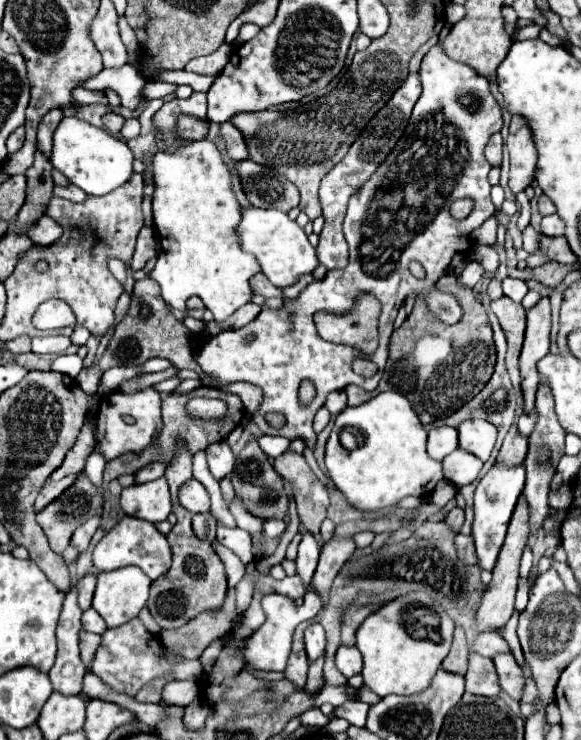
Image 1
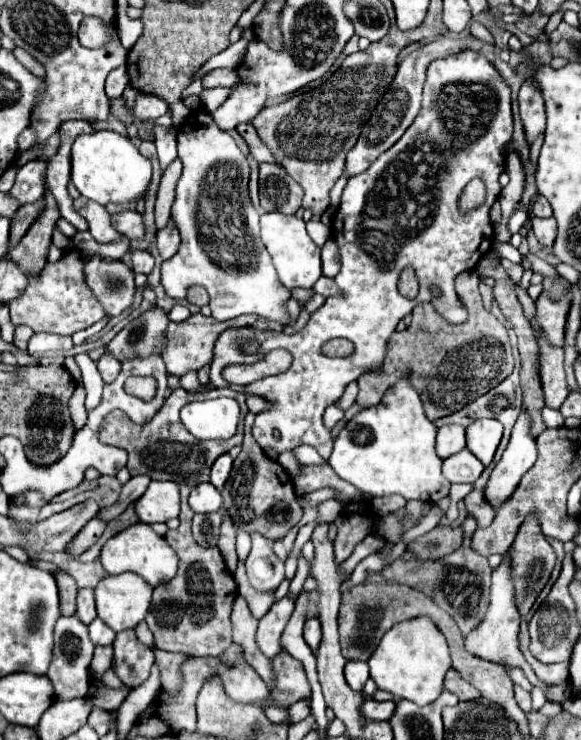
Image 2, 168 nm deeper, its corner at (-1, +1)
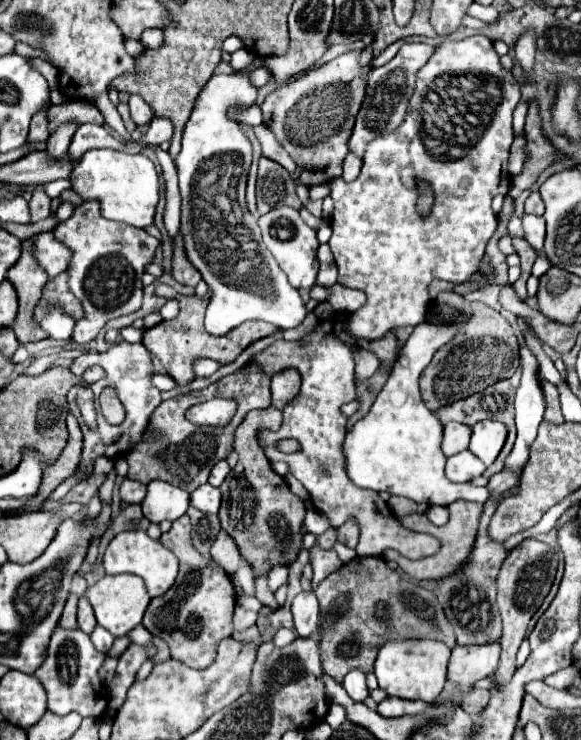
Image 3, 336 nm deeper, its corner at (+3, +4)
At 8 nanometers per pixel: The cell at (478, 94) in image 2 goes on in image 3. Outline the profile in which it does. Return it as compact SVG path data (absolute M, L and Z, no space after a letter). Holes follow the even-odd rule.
M470 36L470 38L464 38L464 40L460 40L460 42L444 40L444 42L436 48L434 56L432 56L432 58L430 58L430 60L418 70L416 90L414 90L414 96L412 96L412 100L410 100L410 104L408 104L408 114L406 114L404 124L402 124L400 128L396 128L392 134L382 136L382 138L376 138L374 142L368 144L366 154L364 154L362 172L360 172L360 176L358 176L354 182L348 182L348 184L346 184L342 178L338 178L338 180L332 180L332 182L328 184L328 186L330 186L330 196L332 196L332 200L334 200L334 214L332 214L332 230L334 230L334 232L332 232L332 238L330 238L330 248L332 248L332 254L334 254L334 260L336 260L336 266L338 266L338 284L342 284L342 286L346 286L346 288L354 288L354 290L364 292L364 294L366 294L366 304L364 304L362 308L358 308L356 312L350 312L350 314L340 314L340 312L338 312L338 314L332 314L332 316L320 320L318 326L316 326L312 332L308 332L304 338L300 338L300 340L296 340L296 342L276 340L276 342L274 342L272 346L268 346L266 350L254 354L252 360L250 360L250 364L258 366L260 372L266 374L268 378L272 378L276 372L282 372L282 370L288 370L288 368L294 368L294 370L300 372L300 376L302 376L302 388L300 388L300 392L296 394L296 398L292 398L292 400L284 406L284 410L282 410L284 420L282 420L280 430L278 430L278 432L272 432L272 430L262 430L262 432L258 432L258 442L262 444L264 454L268 456L268 460L272 460L272 462L276 462L276 460L284 460L284 462L290 464L290 474L296 476L296 480L308 490L312 504L314 504L322 514L326 514L326 518L330 520L332 528L342 526L348 518L354 518L354 520L358 522L358 526L360 526L360 542L358 542L358 546L356 546L358 556L380 556L380 552L384 552L384 550L388 550L388 548L394 548L394 550L398 550L402 556L406 556L406 558L410 558L410 560L418 560L418 558L426 558L426 556L438 552L438 548L440 548L440 540L438 540L438 538L434 538L434 536L430 536L430 534L420 534L420 532L412 532L412 530L402 528L402 526L398 524L398 520L394 518L394 514L390 512L388 504L378 496L378 492L374 492L374 490L362 490L362 488L354 486L354 484L348 480L348 476L346 476L346 472L344 472L344 464L342 464L342 436L346 434L346 428L344 428L344 426L346 426L346 418L340 414L340 406L346 404L346 402L352 402L352 400L356 398L354 354L356 354L356 348L358 348L358 344L356 344L358 340L378 340L378 338L386 336L386 332L392 330L392 328L400 328L400 326L418 326L418 324L422 324L424 318L426 318L426 312L428 312L426 306L430 304L430 300L428 300L428 286L430 286L430 282L432 282L434 278L438 278L438 280L448 280L448 282L466 282L466 280L470 278L470 274L474 274L474 272L478 270L478 262L480 262L480 258L482 258L482 254L484 254L484 250L486 250L486 244L488 244L488 240L492 238L492 234L496 232L496 226L498 226L498 220L496 220L496 214L494 214L492 208L490 208L490 202L492 202L492 198L494 198L496 194L506 194L506 190L508 190L508 186L510 186L510 176L508 176L508 172L506 172L506 162L508 162L508 152L510 152L512 140L514 140L514 134L512 134L512 112L514 112L514 108L516 108L518 102L520 102L520 86L518 86L518 82L514 80L512 72L510 72L510 76L508 76L508 72L502 68L502 64L500 64L500 56L496 56L494 46L492 46L492 42L490 42L486 36ZM420 184L430 186L432 192L434 192L434 204L432 204L432 208L430 208L430 214L426 214L426 216L418 214L418 210L416 210L416 202L418 202L418 196L420 196ZM280 438L296 438L298 444L300 444L300 450L294 452L294 454L282 454L282 452L278 452L278 450L274 448L274 442L280 440Z

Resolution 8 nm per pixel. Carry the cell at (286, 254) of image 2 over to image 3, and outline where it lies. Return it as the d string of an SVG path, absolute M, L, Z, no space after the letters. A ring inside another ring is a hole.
M274 208L268 214L260 216L258 224L262 228L262 238L264 238L266 248L272 252L272 256L278 262L278 266L288 276L290 284L294 288L312 288L316 284L318 274L318 258L316 258L316 253L320 242L316 238L316 232L302 222L298 210L292 210L292 208ZM278 220L290 220L290 228L294 228L294 236L290 240L278 240L274 236L274 232L270 232L270 228L274 228L274 224L278 224Z

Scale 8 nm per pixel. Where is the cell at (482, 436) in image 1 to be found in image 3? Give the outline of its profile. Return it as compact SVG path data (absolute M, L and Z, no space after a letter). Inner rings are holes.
M480 420L472 426L472 438L468 450L478 456L486 466L490 466L506 440L506 426L496 420Z

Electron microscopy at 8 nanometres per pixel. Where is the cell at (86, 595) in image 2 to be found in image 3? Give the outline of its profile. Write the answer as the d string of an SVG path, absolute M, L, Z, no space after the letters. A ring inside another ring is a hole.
M82 596L80 602L78 602L78 628L80 628L82 632L90 634L90 632L94 630L94 626L96 626L96 618L94 618L92 606L90 606L88 598Z

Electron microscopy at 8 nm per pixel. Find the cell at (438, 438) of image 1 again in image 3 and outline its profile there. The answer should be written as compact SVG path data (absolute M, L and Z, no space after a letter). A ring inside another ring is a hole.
M448 422L444 426L444 440L442 440L442 452L446 456L452 456L452 454L458 454L462 450L468 448L468 442L470 442L470 426L466 424L460 424L460 422Z

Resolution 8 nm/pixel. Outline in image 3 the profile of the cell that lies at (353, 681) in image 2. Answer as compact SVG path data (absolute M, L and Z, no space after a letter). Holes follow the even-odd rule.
M350 670L346 676L344 676L344 688L346 688L346 692L354 698L354 700L358 700L358 702L362 702L366 696L368 696L368 688L366 688L366 674L362 672L362 670Z

